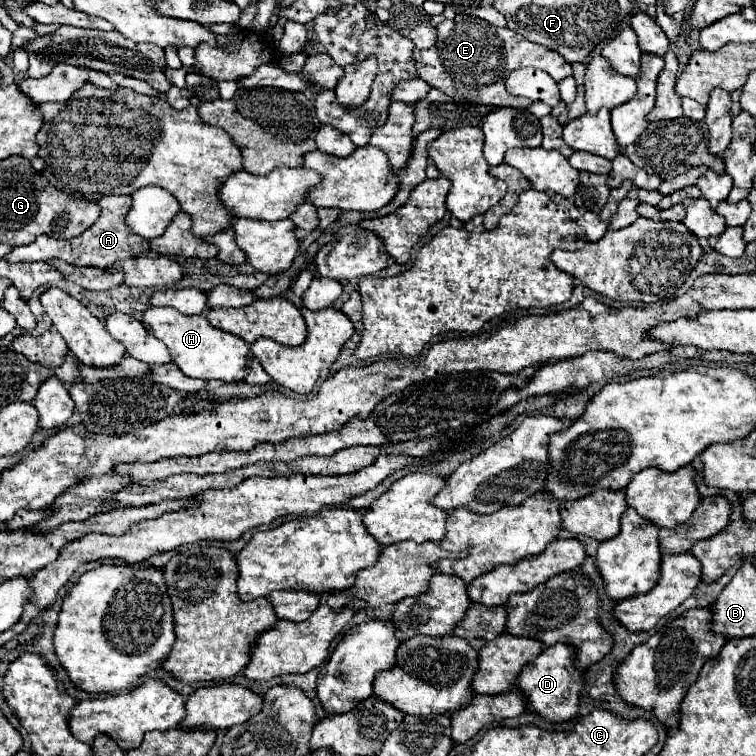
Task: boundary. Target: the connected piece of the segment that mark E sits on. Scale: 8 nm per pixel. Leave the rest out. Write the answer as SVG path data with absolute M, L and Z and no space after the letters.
M456 15L452 21L442 21L438 27L438 39L436 45L426 51L416 51L416 59L436 59L436 65L432 63L420 63L416 61L416 73L418 79L424 79L428 87L442 91L444 95L460 95L460 99L470 99L474 103L490 105L490 107L516 107L516 109L528 109L530 101L524 97L508 95L504 81L510 75L510 71L518 67L536 67L542 71L548 71L548 75L554 81L562 81L564 77L572 75L572 67L558 51L552 51L544 45L530 43L516 35L510 29L500 29L490 25L484 19L472 17L472 15Z

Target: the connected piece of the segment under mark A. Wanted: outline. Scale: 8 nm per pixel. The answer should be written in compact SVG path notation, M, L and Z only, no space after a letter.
M104 195L98 201L102 213L98 221L86 229L82 235L72 237L72 239L52 239L48 235L40 235L34 243L30 245L20 245L14 247L4 259L8 263L18 263L18 261L48 261L48 259L62 259L70 265L90 265L90 267L110 267L112 263L128 257L136 257L144 251L148 251L148 241L140 239L134 235L126 225L124 225L124 215L132 207L132 199L128 195Z

